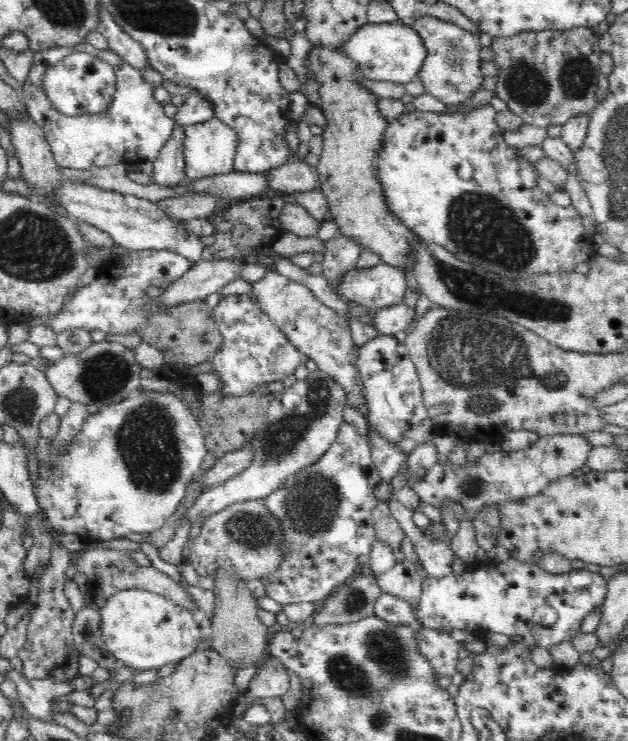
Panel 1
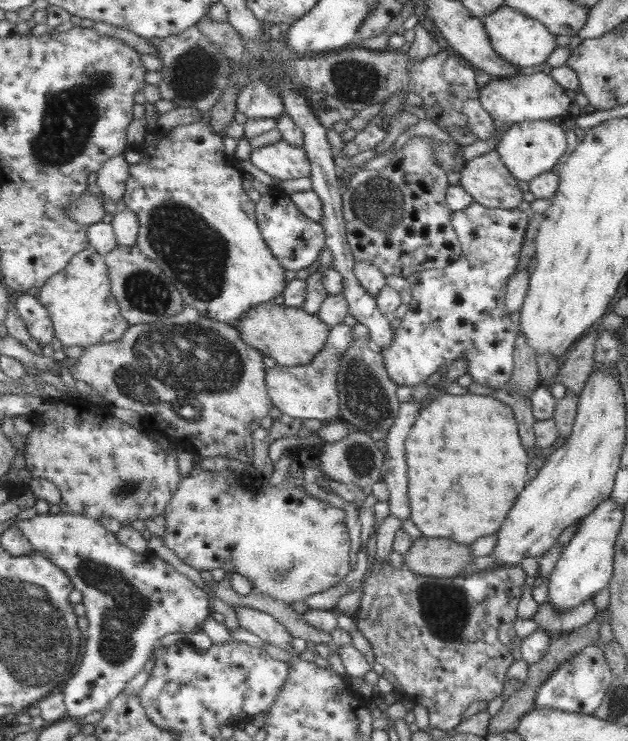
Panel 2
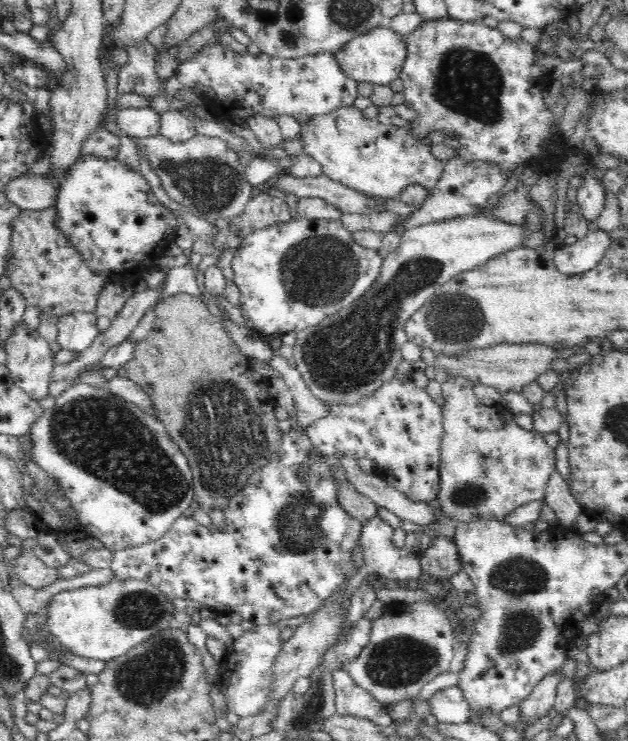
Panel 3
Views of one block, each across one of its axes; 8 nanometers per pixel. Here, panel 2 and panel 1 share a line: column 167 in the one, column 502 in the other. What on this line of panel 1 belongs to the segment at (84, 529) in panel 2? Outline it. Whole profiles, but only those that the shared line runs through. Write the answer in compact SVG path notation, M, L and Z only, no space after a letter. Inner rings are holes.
M510 556L502 564L476 567L472 572L456 575L447 574L442 578L426 575L422 585L422 596L419 602L417 621L424 628L433 628L444 633L450 633L457 628L471 632L475 637L482 638L489 632L498 632L510 636L511 642L530 649L534 646L550 650L553 646L560 645L561 642L570 641L579 632L579 625L590 612L600 609L607 592L607 580L599 573L588 571L586 568L572 570L564 573L554 573L544 570L534 562L522 562L521 559ZM543 605L552 606L557 609L557 619L549 626L540 625L534 621L535 610Z

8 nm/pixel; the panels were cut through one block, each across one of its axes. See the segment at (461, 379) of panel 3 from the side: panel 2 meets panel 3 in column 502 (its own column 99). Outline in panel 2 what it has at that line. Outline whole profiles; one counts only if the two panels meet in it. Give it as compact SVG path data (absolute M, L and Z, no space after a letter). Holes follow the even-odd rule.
M65 395L61 398L55 398L53 403L54 408L47 412L41 412L41 417L35 422L35 430L27 436L25 444L26 451L24 453L28 471L33 477L50 480L60 488L62 494L62 501L59 504L61 512L88 515L90 518L97 519L98 521L100 521L101 518L107 517L129 523L135 522L135 520L145 521L159 515L164 515L167 506L169 506L169 502L172 501L173 495L179 488L183 479L181 474L179 474L177 456L174 452L167 452L161 449L155 440L151 440L151 438L147 436L145 427L139 429L133 428L133 426L129 426L129 424L123 422L123 420L116 418L108 409L101 408L97 403L92 403L91 401L88 402L87 399L82 398L81 396L68 397Z

